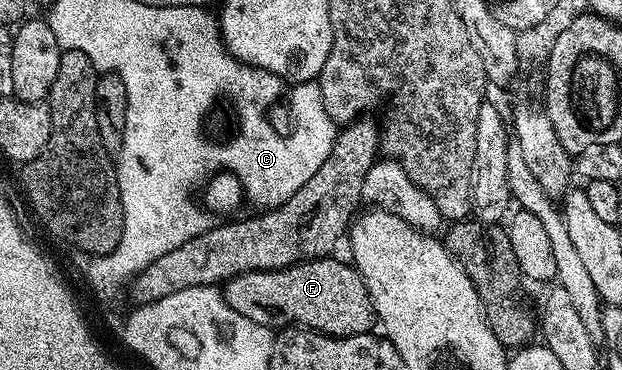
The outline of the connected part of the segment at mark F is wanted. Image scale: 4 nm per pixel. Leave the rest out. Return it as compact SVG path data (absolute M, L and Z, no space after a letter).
M337 257L310 259L296 263L294 267L284 267L278 271L248 271L239 277L229 279L223 285L227 305L243 317L270 329L301 328L319 331L323 335L363 335L374 330L375 316L373 302L367 293L367 285L357 268L348 262L340 263Z

